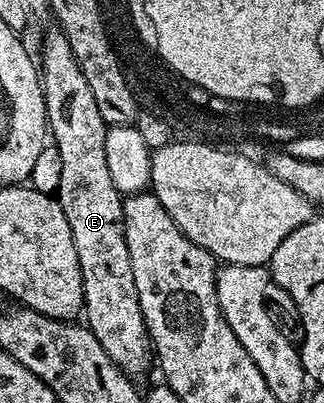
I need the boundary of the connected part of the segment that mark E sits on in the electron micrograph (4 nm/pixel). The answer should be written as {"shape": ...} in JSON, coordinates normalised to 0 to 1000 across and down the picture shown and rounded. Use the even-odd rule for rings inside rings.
{"shape":[[[167,67],[130,102],[130,151],[123,141],[123,199],[130,233],[142,258],[142,305],[160,355],[185,375],[188,437],[173,494],[210,543],[210,563],[222,563],[222,593],[235,603],[235,643],[247,643],[253,675],[253,754],[259,759],[262,804],[296,841],[309,841],[309,861],[333,871],[333,891],[358,901],[358,911],[404,940],[426,940],[435,926],[469,916],[469,859],[451,824],[444,782],[432,772],[432,752],[420,732],[420,692],[407,692],[407,643],[395,643],[395,603],[383,583],[377,551],[380,481],[358,474],[346,454],[346,434],[333,434],[333,395],[321,387],[321,345],[330,305],[296,266],[296,243],[272,216],[272,196],[259,196],[259,176],[247,176],[247,156],[235,156],[235,136],[222,136],[222,117],[188,72]]]}

